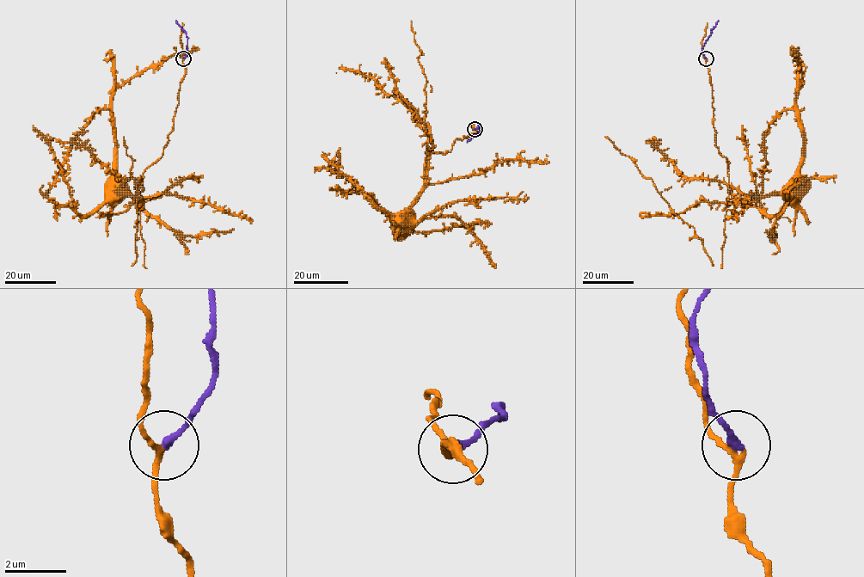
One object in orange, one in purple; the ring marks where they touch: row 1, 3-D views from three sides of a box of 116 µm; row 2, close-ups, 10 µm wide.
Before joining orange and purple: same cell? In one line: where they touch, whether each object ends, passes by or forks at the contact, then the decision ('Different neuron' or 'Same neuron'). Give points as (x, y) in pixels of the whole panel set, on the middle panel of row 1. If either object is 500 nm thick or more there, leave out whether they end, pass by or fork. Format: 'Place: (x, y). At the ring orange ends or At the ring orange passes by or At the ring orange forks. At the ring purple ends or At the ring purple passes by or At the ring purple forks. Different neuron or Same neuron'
Place: (474, 129). At the ring orange passes by. At the ring purple ends. Same neuron

